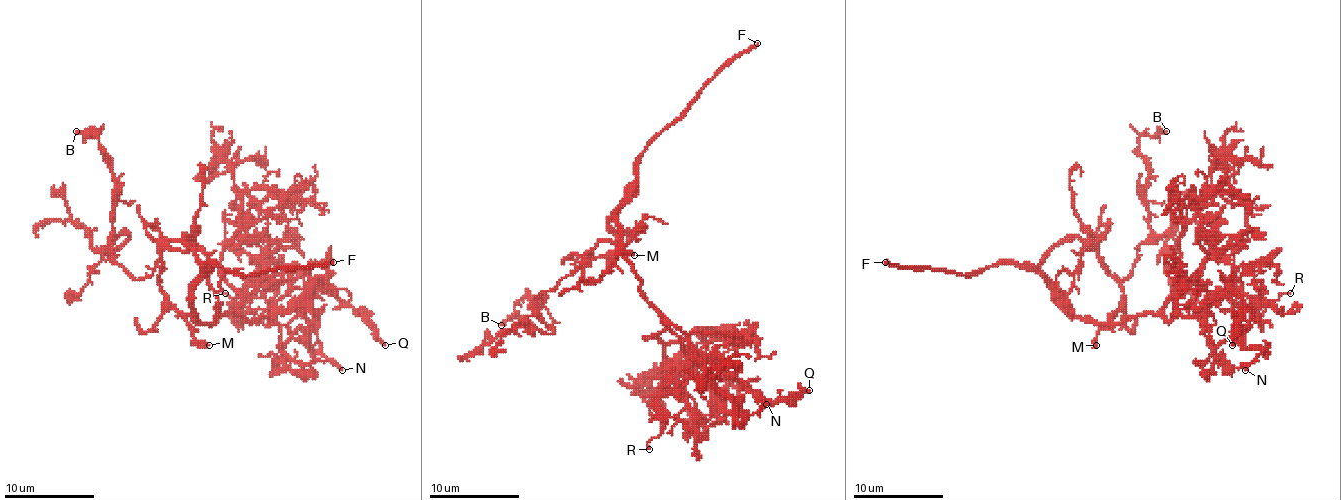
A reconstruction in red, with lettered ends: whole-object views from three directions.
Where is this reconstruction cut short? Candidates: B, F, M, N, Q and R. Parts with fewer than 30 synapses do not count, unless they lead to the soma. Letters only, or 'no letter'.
F

